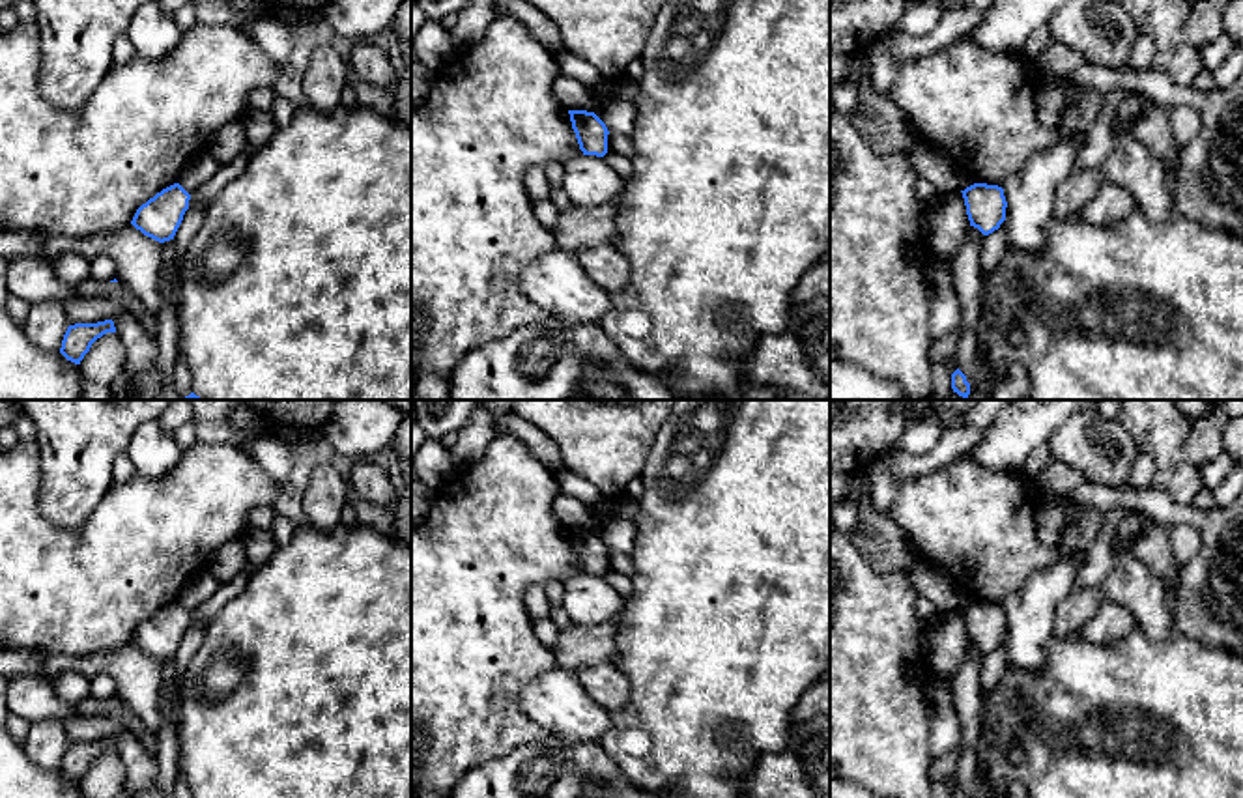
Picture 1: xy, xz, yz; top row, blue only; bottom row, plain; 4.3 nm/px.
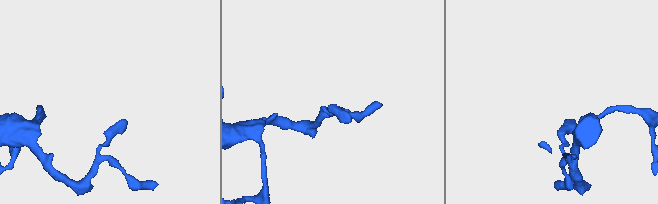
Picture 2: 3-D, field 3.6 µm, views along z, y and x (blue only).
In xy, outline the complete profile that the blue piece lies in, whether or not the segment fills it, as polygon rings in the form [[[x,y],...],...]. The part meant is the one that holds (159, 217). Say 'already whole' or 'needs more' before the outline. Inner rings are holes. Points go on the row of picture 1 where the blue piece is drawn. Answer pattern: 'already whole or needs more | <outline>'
already whole | [[[174,183],[142,204],[131,224],[159,243],[170,241],[189,209],[189,200],[191,194],[179,183]]]

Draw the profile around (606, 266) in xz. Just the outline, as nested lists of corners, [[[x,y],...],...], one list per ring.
[[[596,245],[576,252],[587,277],[609,293],[622,292],[630,282],[630,264],[615,245]]]

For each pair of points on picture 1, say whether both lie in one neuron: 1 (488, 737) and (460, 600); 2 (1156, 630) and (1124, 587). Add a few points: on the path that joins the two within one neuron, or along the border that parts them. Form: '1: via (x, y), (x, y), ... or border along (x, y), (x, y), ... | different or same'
1: via (460, 703), (460, 634) | same
2: via (1154, 619), (1135, 598) | same

